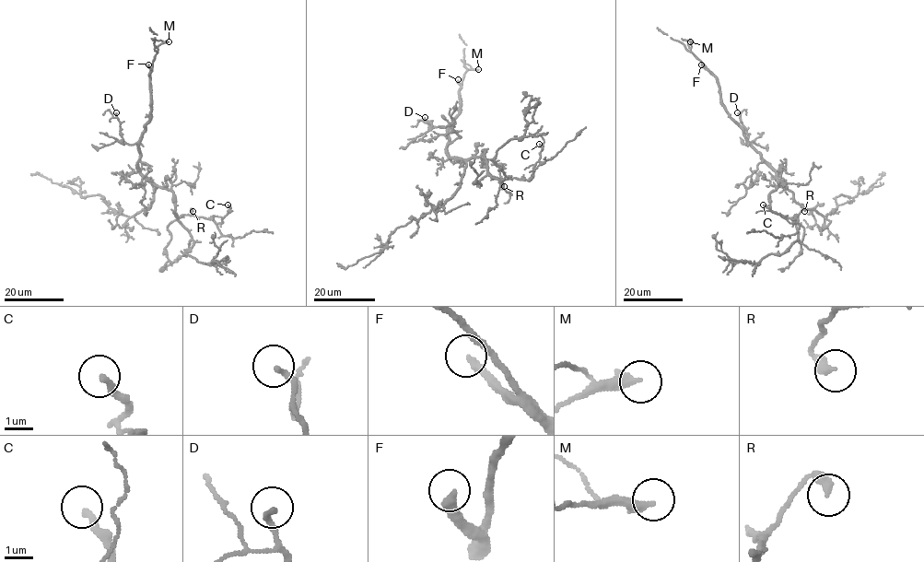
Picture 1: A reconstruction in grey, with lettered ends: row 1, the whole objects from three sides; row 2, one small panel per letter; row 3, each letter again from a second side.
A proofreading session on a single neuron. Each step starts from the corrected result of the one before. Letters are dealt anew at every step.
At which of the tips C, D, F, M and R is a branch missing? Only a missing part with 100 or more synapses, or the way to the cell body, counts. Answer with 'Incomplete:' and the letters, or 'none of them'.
Incomplete: F

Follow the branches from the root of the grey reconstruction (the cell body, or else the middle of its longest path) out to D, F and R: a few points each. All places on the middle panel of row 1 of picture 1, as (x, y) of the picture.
D: (468, 158), (451, 158), (447, 149), (448, 130), (443, 126), (429, 128), (425, 117)
F: (468, 158), (451, 158), (447, 149), (448, 130), (460, 107), (461, 84), (458, 79)
R: (468, 158), (477, 157), (484, 150), (488, 172), (500, 178), (504, 186)

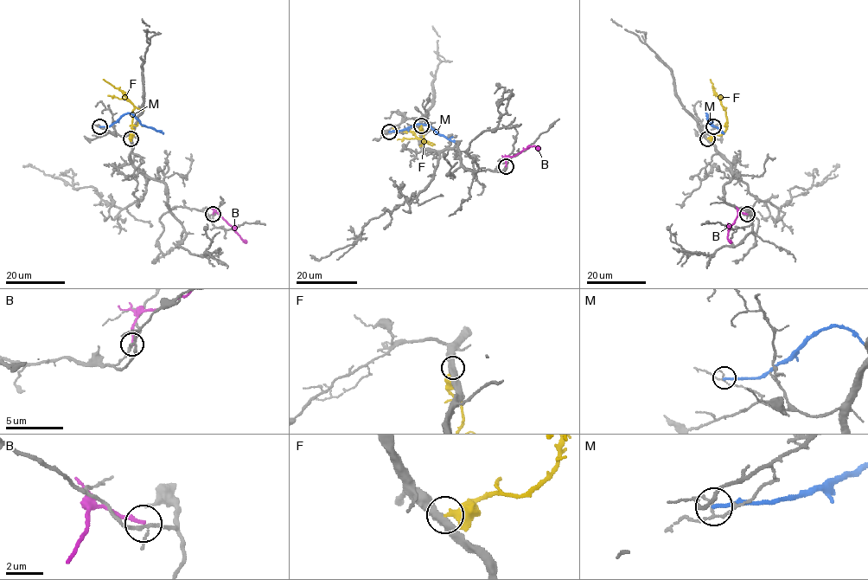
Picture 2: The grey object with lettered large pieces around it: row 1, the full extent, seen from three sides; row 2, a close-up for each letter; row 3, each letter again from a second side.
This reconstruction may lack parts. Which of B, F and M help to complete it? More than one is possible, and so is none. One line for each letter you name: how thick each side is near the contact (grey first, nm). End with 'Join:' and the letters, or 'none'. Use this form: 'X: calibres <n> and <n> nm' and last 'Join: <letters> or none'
Join: none

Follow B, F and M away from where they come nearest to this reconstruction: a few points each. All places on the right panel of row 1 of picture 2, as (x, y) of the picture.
B: (747, 215), (738, 213), (728, 231), (728, 240), (730, 242)
F: (707, 138), (722, 134), (725, 130), (727, 116), (710, 79)
M: (713, 126), (705, 113), (711, 125), (723, 132)

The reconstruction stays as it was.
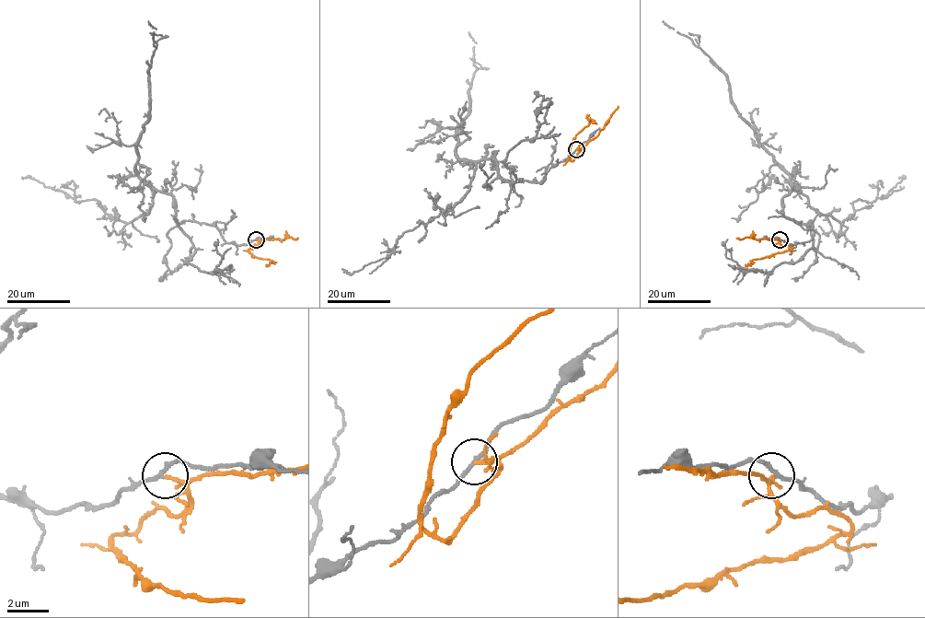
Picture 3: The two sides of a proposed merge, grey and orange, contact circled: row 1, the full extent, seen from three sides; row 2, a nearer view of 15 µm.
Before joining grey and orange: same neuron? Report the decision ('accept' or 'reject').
reject

